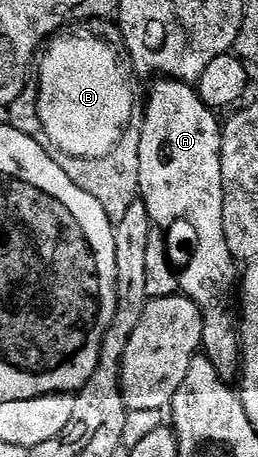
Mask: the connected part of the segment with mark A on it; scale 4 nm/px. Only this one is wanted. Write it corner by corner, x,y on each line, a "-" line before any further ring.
159,77
158,82
150,90
150,99
146,102
146,115
141,115
140,129
136,139
136,155
139,158
139,186
138,192
140,200
148,208
148,216
151,223
155,227
170,226
173,222
187,222
188,225
194,229
194,255
190,258
190,263
187,264
183,270
178,274
178,285
181,293
187,298
194,301
200,316
202,317
202,345
201,349
206,355
206,359
213,364
216,372
222,377
222,381
230,384
239,377
240,374
240,334
236,329
236,270
234,274
234,266
236,267
236,260
232,256
232,252
228,248
228,242
224,240
224,222
222,220
222,173
220,172
220,144
222,143
222,126
220,125
220,118
213,109
210,109
202,102
201,96
193,85
184,82
175,82
173,78

